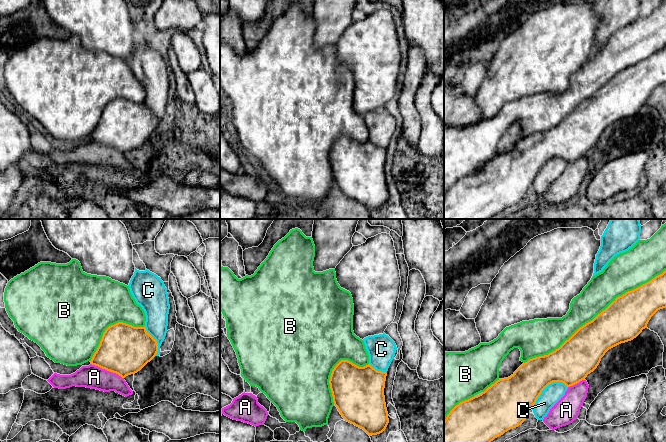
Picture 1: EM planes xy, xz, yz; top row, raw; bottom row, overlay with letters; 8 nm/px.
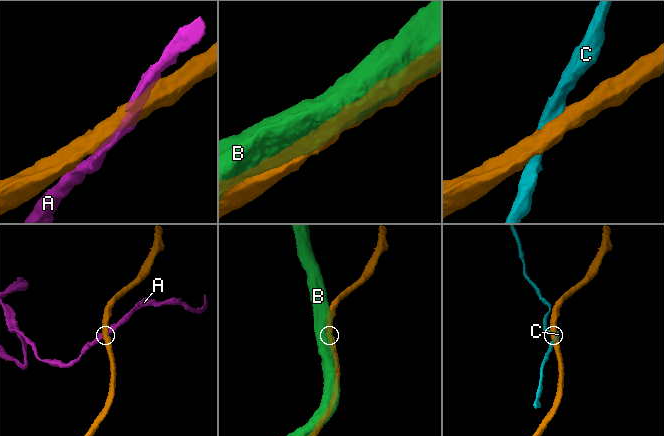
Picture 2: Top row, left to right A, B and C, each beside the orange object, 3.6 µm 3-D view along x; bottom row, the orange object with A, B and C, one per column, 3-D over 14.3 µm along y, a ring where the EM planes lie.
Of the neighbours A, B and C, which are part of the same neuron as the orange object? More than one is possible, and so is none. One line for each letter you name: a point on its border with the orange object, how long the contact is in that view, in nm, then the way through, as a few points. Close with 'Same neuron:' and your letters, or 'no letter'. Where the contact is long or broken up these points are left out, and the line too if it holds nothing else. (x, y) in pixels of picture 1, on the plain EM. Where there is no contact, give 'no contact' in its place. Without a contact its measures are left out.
B: contact yz (595, 93); length 1350 nm
Same neuron: B

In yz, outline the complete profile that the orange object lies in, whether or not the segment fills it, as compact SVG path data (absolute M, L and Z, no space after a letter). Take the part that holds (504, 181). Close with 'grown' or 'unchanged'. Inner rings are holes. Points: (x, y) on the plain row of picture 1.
M666 0L647 16L639 16L628 27L615 32L602 48L591 54L581 69L574 73L570 79L570 85L562 94L547 94L522 97L520 99L506 103L499 112L489 119L480 119L478 122L465 128L445 128L444 129L444 219L490 219L495 214L503 211L510 205L521 201L530 189L533 181L542 167L553 158L562 158L567 163L573 162L585 156L588 150L593 148L599 141L605 129L621 120L636 114L647 100L651 93L660 85L666 84ZM514 124L521 127L520 137L523 140L508 154L499 154L499 144L504 134Z; grown

